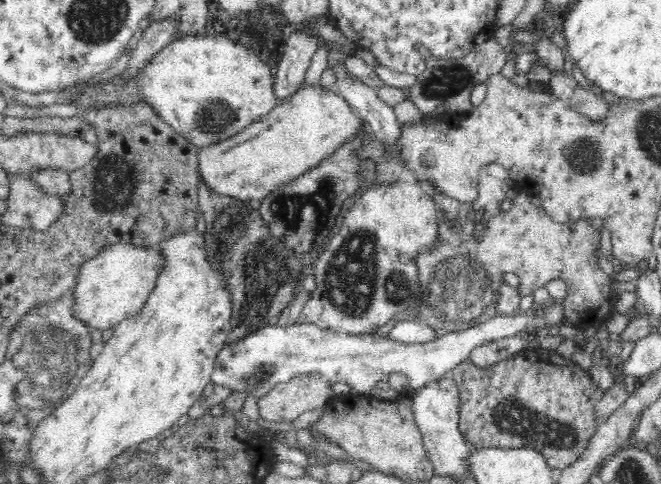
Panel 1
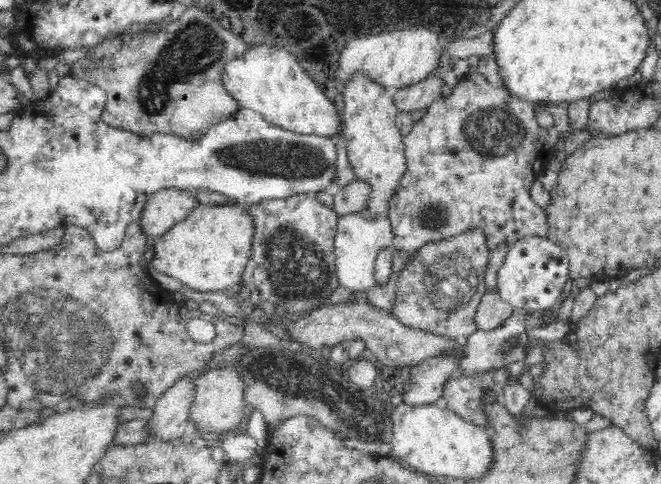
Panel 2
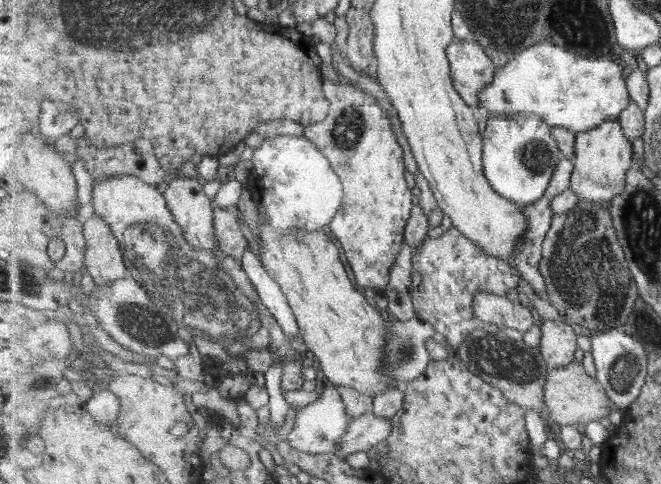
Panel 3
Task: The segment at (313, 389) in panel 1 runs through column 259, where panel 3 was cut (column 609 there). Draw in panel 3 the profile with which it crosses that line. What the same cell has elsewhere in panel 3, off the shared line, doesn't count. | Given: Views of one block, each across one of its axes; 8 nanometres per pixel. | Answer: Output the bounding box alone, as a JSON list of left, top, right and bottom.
[544,361,620,426]

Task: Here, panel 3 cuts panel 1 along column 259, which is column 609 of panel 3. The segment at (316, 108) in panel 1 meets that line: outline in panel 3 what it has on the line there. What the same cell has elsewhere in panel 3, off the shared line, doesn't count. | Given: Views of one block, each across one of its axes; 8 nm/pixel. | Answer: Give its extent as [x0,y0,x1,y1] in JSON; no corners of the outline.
[571,121,635,202]

